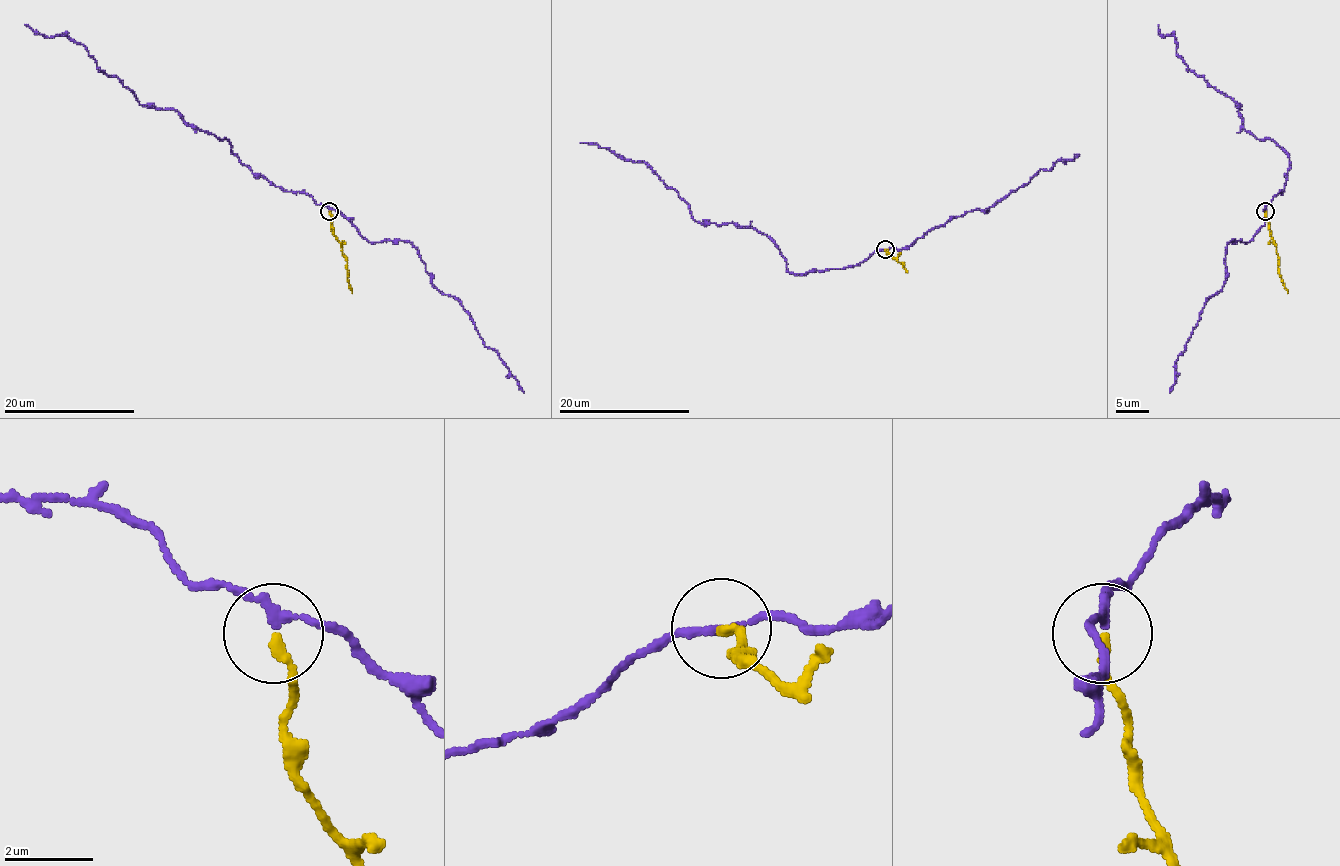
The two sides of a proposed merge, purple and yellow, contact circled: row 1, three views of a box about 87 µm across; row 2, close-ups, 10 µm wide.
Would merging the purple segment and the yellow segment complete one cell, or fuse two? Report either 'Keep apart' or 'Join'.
Keep apart

